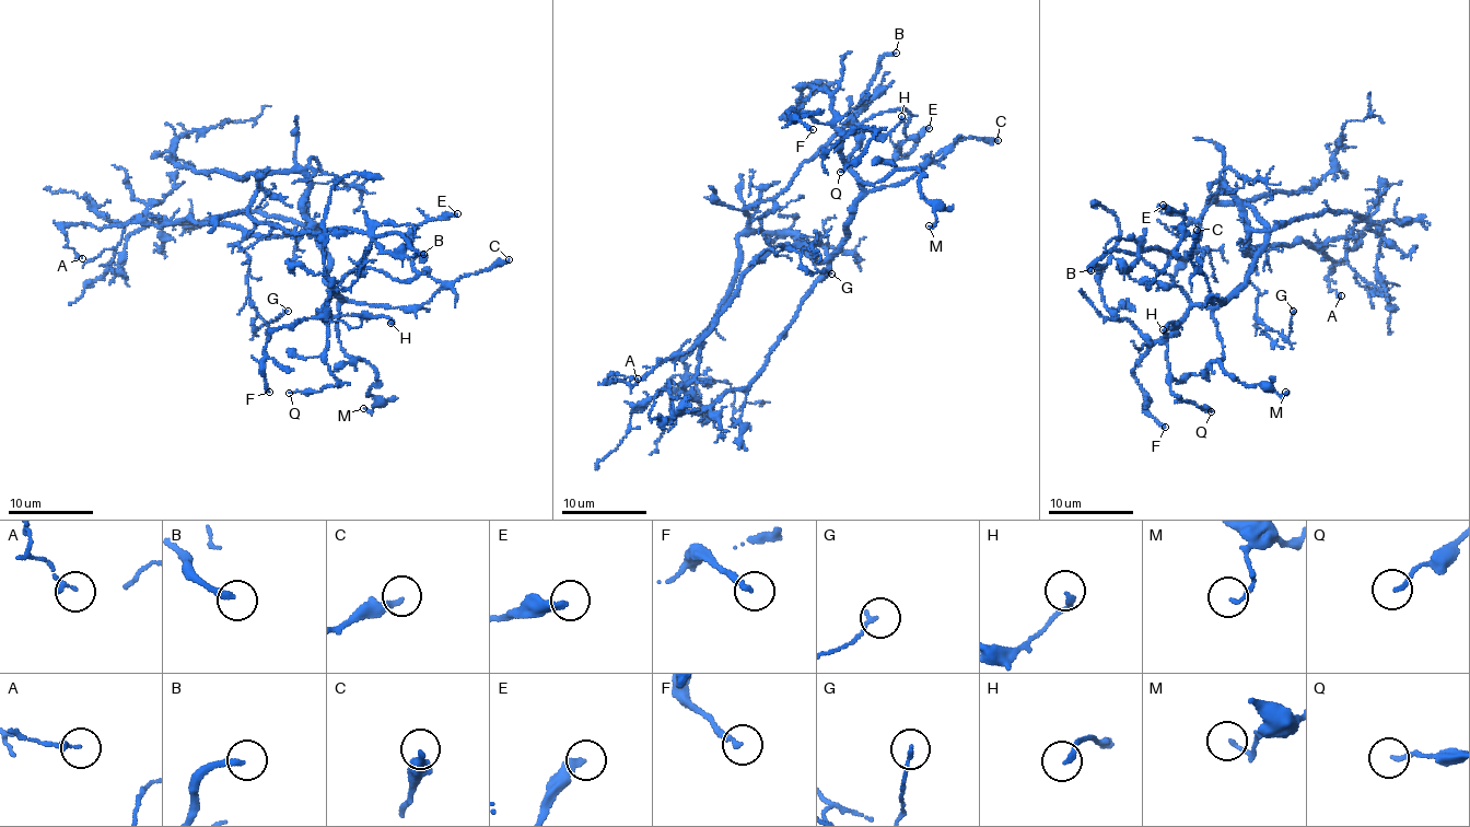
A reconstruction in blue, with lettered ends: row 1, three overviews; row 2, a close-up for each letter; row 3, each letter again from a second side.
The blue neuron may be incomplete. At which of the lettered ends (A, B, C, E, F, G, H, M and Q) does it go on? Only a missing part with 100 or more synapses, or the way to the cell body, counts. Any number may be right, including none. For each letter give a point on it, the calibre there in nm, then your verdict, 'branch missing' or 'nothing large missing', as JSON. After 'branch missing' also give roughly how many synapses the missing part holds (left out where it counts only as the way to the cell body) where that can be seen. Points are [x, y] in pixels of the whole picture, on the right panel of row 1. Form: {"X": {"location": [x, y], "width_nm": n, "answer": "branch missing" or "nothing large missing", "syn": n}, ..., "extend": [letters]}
{"A": {"location": [1341, 295], "width_nm": 180, "answer": "nothing large missing"}, "B": {"location": [1091, 270], "width_nm": 220, "answer": "branch missing"}, "C": {"location": [1197, 230], "width_nm": 320, "answer": "nothing large missing"}, "E": {"location": [1163, 205], "width_nm": 320, "answer": "nothing large missing"}, "F": {"location": [1165, 427], "width_nm": 220, "answer": "nothing large missing"}, "G": {"location": [1293, 311], "width_nm": 140, "answer": "nothing large missing"}, "H": {"location": [1163, 329], "width_nm": 200, "answer": "nothing large missing"}, "M": {"location": [1285, 392], "width_nm": 130, "answer": "nothing large missing"}, "Q": {"location": [1211, 411], "width_nm": 160, "answer": "nothing large missing"}, "extend": ["B"]}

